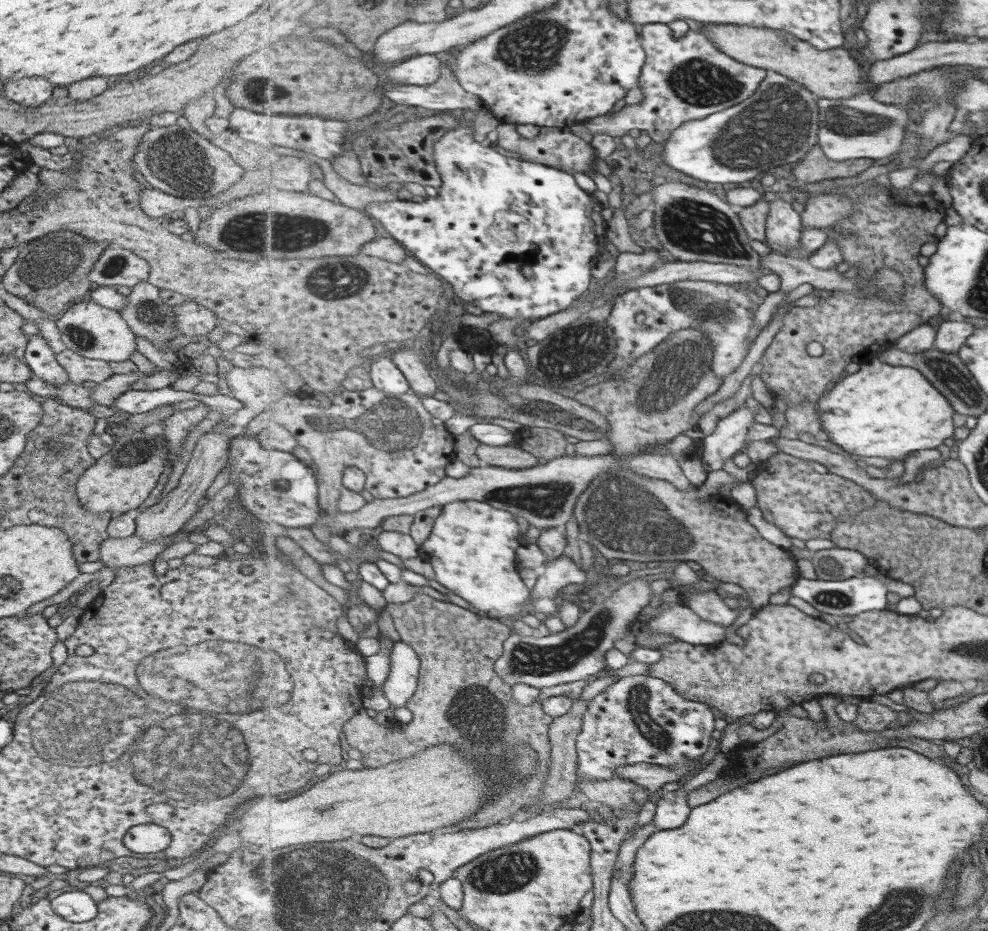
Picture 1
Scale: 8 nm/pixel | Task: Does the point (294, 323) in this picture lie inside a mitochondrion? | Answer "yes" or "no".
no

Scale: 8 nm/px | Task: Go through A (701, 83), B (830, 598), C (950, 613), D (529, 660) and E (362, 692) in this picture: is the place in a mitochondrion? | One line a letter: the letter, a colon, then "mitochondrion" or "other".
A: mitochondrion
B: mitochondrion
C: other
D: mitochondrion
E: other

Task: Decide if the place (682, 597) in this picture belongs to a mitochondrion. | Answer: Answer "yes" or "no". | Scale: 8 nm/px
no

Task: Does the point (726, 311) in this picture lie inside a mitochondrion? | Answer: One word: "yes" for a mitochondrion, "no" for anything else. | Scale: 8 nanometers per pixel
yes

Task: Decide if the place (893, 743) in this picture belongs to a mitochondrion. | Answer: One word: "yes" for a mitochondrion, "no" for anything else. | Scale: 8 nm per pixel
no

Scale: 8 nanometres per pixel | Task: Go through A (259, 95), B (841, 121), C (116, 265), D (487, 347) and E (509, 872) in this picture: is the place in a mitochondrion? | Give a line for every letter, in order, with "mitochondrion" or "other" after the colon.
A: mitochondrion
B: mitochondrion
C: mitochondrion
D: other
E: mitochondrion

